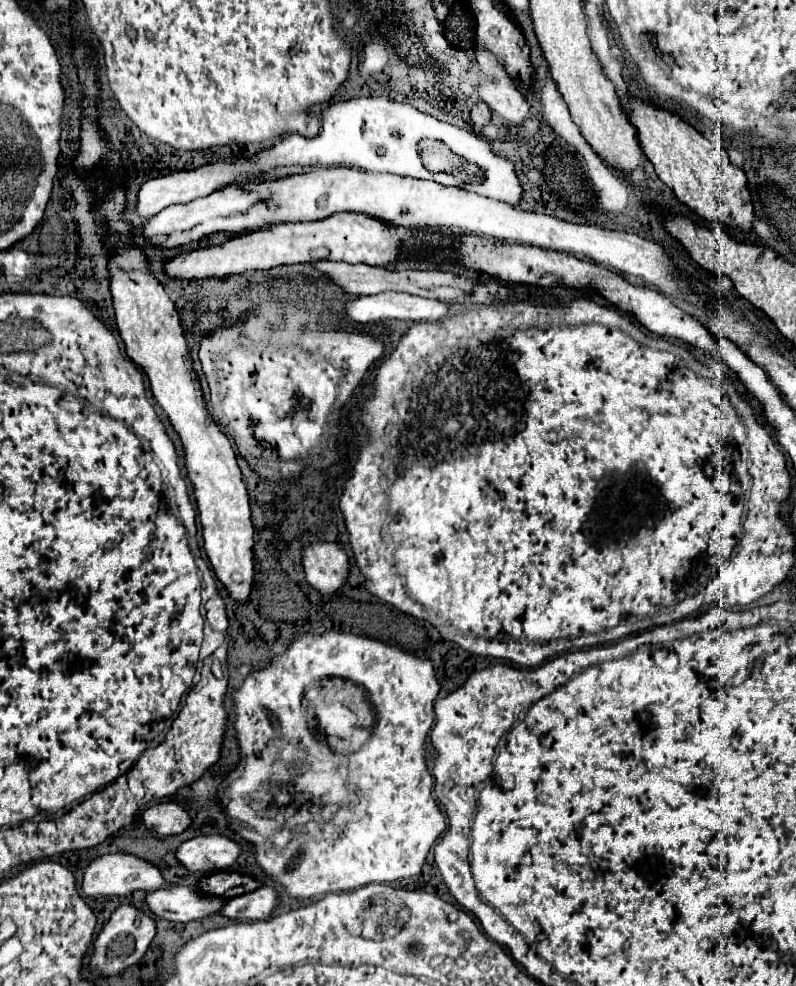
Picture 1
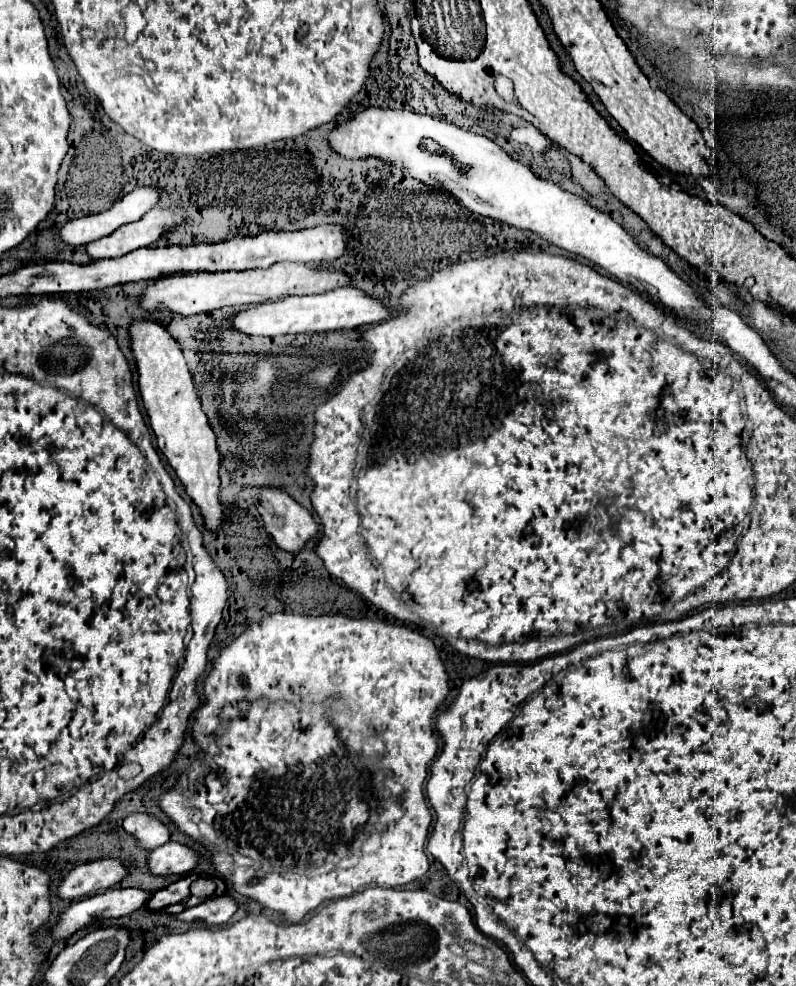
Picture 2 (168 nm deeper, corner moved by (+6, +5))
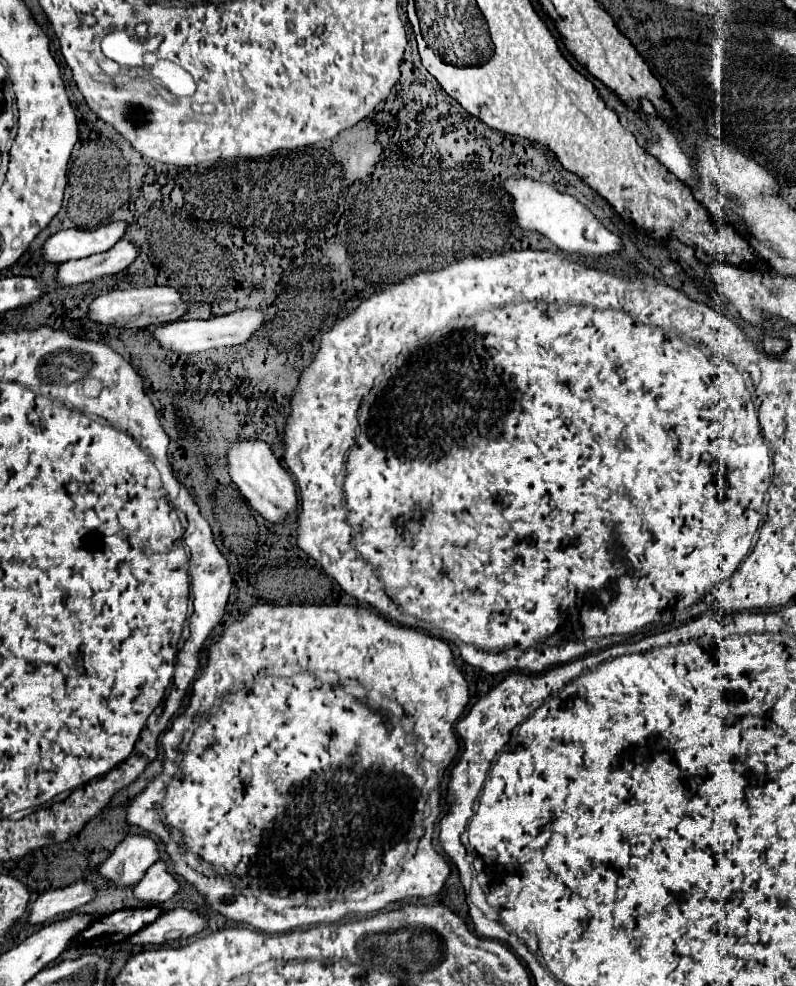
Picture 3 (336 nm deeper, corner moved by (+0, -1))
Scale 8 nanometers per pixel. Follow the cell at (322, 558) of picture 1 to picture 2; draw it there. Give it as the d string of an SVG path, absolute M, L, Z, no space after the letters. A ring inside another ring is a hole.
M276 487L262 489L258 501L254 503L266 531L276 541L276 545L288 553L302 549L306 539L314 537L318 523L312 513L296 503L286 491Z

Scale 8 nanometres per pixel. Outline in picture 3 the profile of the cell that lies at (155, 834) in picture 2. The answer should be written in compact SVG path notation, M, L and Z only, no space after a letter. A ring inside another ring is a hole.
M128 835L104 861L104 865L100 865L100 873L116 885L134 885L158 859L160 851L152 837Z

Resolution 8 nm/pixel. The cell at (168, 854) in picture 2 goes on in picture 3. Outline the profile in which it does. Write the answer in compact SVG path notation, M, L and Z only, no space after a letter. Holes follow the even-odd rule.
M156 861L142 877L142 881L138 881L134 895L138 899L150 901L150 903L162 903L166 899L170 899L176 891L178 891L178 881L176 877L168 871L166 861Z

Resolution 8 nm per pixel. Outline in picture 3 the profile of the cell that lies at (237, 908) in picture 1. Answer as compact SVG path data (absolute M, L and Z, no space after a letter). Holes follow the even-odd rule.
M174 909L162 913L158 921L146 925L142 931L130 937L132 943L168 943L172 939L188 939L202 933L208 927L208 919L198 911Z

